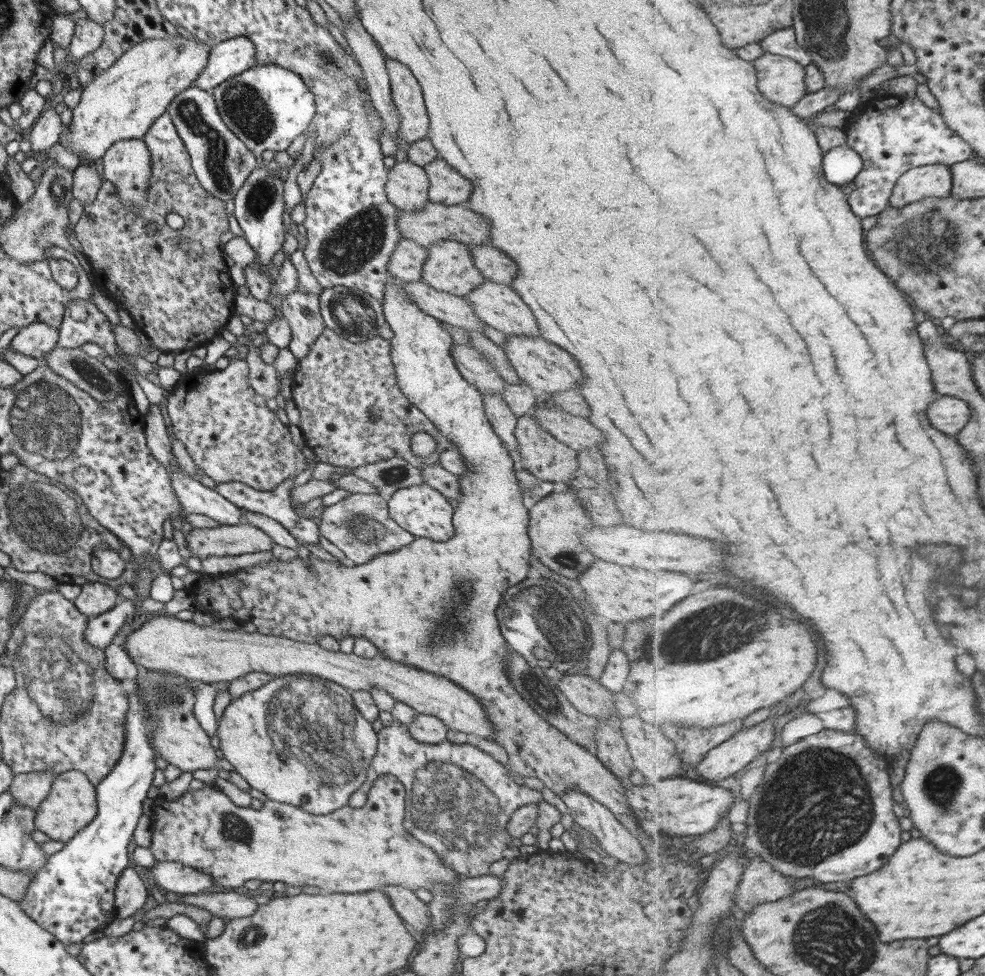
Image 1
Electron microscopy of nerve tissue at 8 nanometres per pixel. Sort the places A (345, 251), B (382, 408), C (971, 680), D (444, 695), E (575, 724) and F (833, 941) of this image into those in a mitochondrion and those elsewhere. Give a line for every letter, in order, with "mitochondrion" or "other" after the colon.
A: mitochondrion
B: mitochondrion
C: other
D: other
E: other
F: mitochondrion

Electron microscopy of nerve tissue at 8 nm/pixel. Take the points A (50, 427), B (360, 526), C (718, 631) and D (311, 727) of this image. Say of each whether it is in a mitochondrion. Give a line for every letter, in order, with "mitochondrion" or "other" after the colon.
A: mitochondrion
B: mitochondrion
C: mitochondrion
D: mitochondrion

